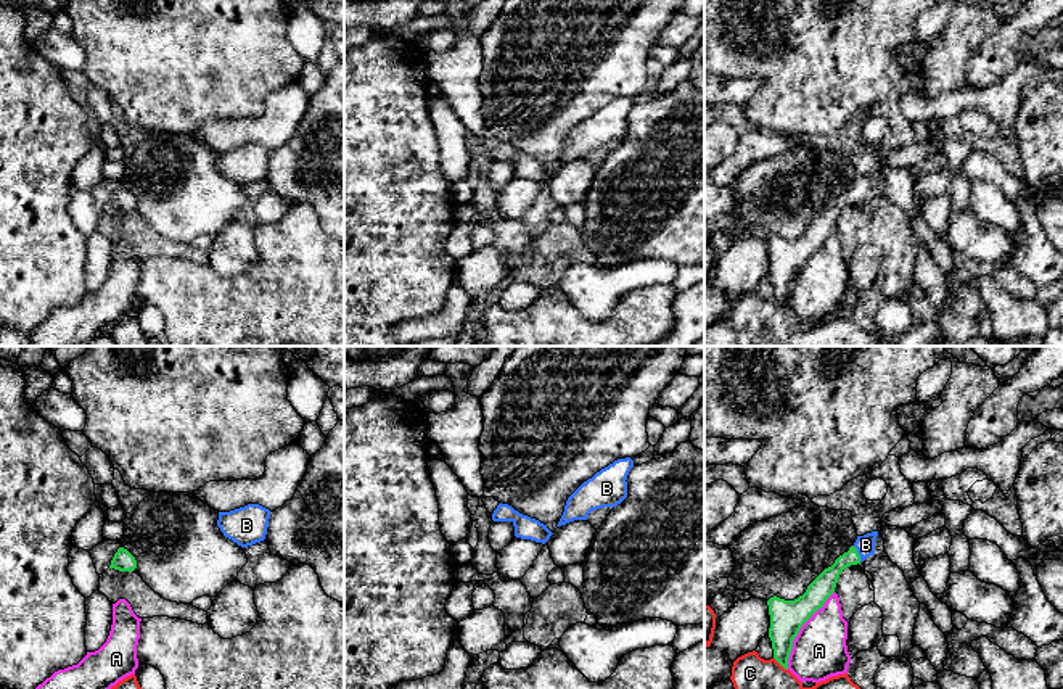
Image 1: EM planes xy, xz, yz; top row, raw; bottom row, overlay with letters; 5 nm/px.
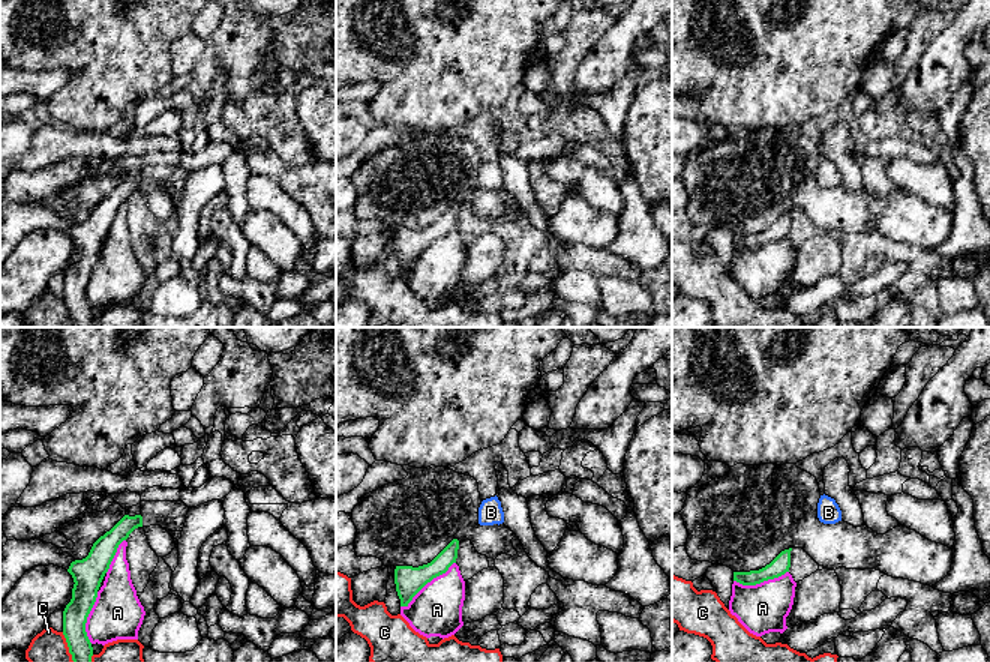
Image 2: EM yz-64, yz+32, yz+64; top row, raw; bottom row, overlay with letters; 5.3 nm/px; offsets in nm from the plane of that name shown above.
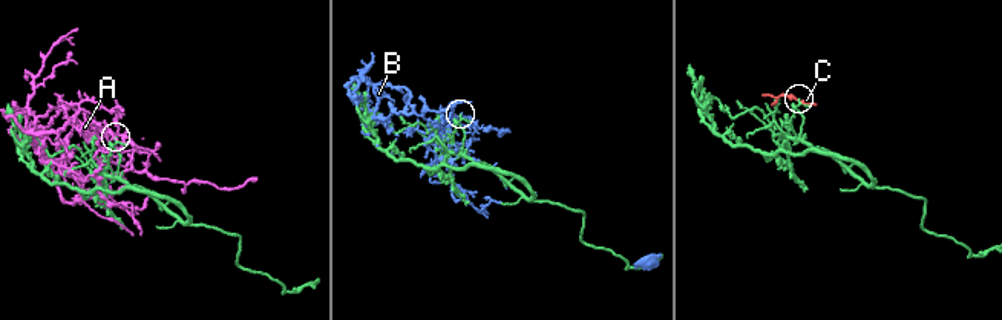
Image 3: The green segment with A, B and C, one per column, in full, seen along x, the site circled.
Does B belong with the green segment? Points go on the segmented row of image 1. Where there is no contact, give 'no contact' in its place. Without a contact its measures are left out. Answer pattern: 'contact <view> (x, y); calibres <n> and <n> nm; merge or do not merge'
contact yz (857, 554); calibres 110 and 100 nm; merge

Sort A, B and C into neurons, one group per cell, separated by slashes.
A / B / C

